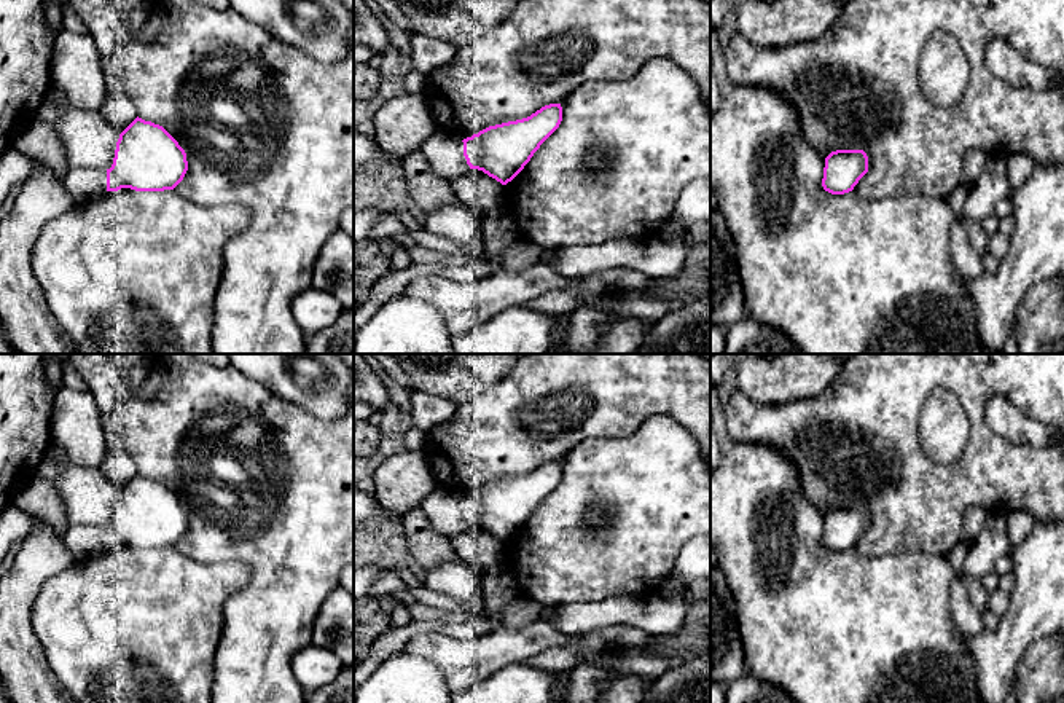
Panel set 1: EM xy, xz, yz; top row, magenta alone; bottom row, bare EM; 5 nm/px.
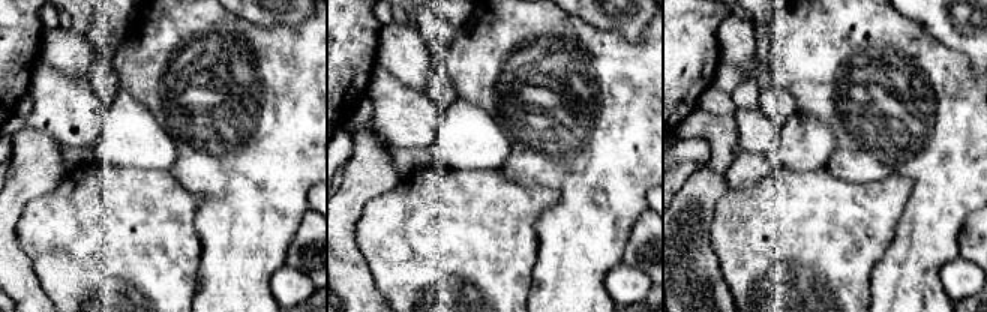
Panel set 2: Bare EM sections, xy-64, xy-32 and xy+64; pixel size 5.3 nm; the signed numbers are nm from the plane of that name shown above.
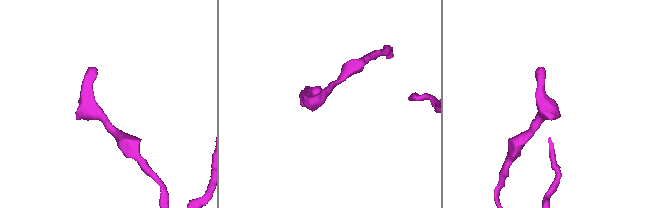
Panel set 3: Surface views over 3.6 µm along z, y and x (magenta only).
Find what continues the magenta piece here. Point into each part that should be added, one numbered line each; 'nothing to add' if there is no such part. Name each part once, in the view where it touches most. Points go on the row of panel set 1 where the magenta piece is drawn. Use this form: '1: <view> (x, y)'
1: xz (443, 150)

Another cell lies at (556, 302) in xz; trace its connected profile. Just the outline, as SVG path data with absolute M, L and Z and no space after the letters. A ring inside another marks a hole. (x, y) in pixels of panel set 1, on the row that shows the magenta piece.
M607 269L581 277L575 289L546 292L524 303L524 306L548 316L570 316L589 295L604 297L612 292L643 290L653 281L647 274L632 269Z

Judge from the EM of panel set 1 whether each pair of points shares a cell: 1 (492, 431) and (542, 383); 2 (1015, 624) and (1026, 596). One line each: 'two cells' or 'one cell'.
1: one cell
2: one cell

